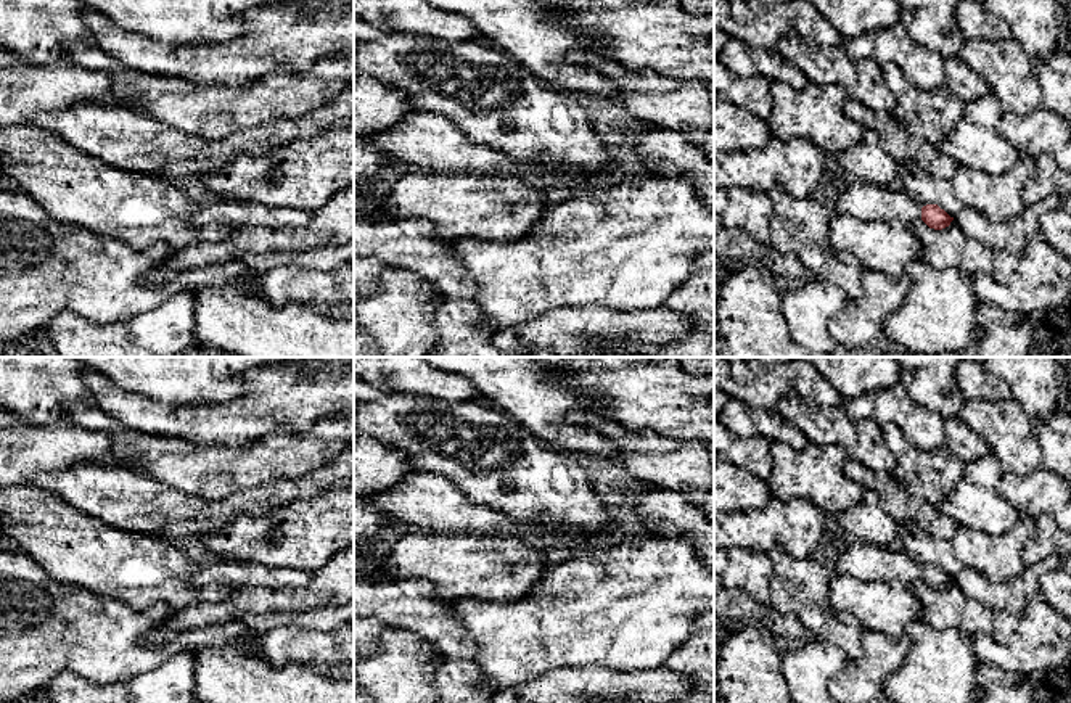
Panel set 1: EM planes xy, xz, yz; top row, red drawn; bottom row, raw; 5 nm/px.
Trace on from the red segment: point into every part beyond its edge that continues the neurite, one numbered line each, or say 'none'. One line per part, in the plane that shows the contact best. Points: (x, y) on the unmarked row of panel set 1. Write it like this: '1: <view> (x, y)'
1: yz (865, 562)

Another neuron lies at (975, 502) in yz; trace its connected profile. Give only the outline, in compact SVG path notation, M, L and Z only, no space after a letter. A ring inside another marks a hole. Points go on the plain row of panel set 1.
M994 454L966 463L962 481L939 510L958 526L979 529L991 536L1007 532L1021 516L999 491L1003 467Z

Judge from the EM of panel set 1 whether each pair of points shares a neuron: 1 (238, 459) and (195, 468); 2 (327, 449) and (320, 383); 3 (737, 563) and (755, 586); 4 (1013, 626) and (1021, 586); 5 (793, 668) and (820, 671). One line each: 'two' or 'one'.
1: one
2: two
3: one
4: two
5: one

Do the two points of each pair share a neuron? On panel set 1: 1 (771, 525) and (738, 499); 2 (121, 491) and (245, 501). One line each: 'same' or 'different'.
1: different
2: same

